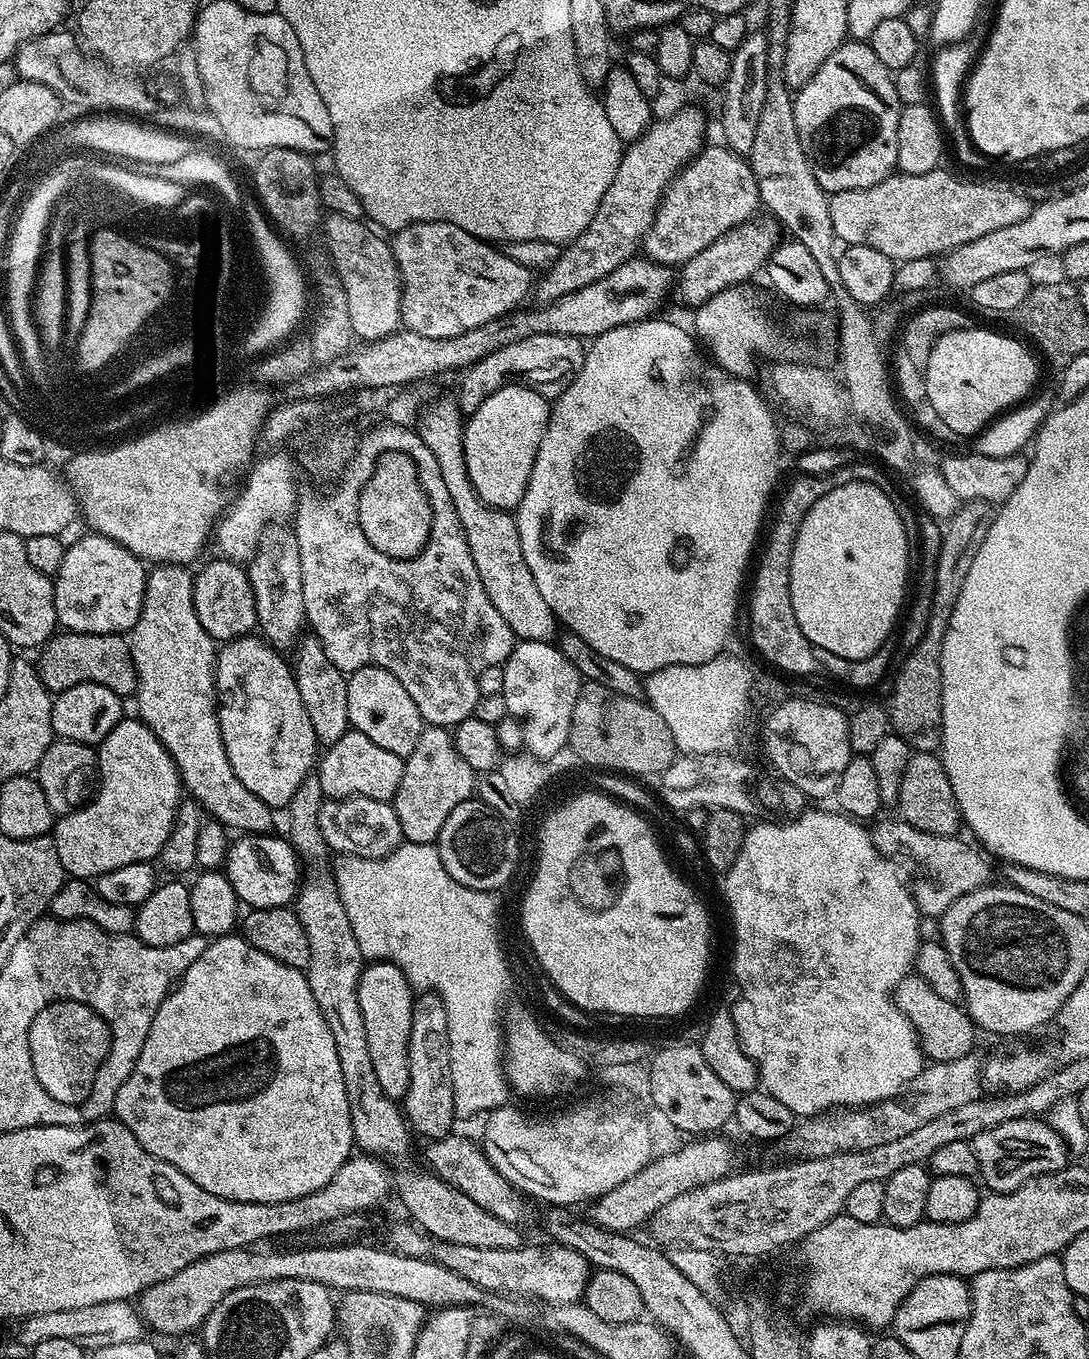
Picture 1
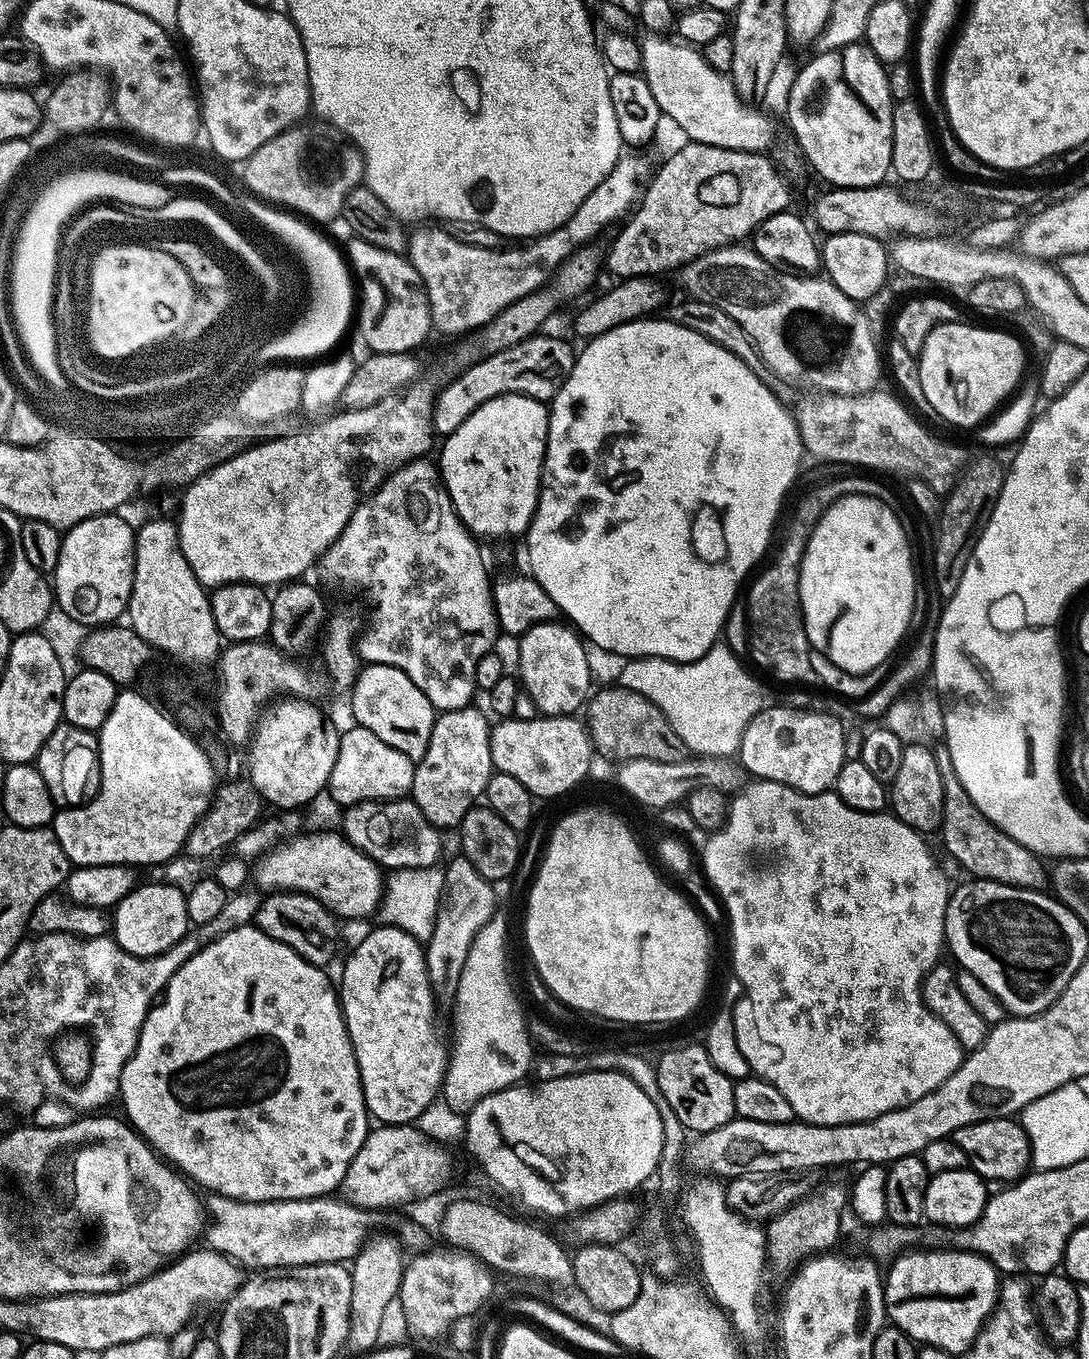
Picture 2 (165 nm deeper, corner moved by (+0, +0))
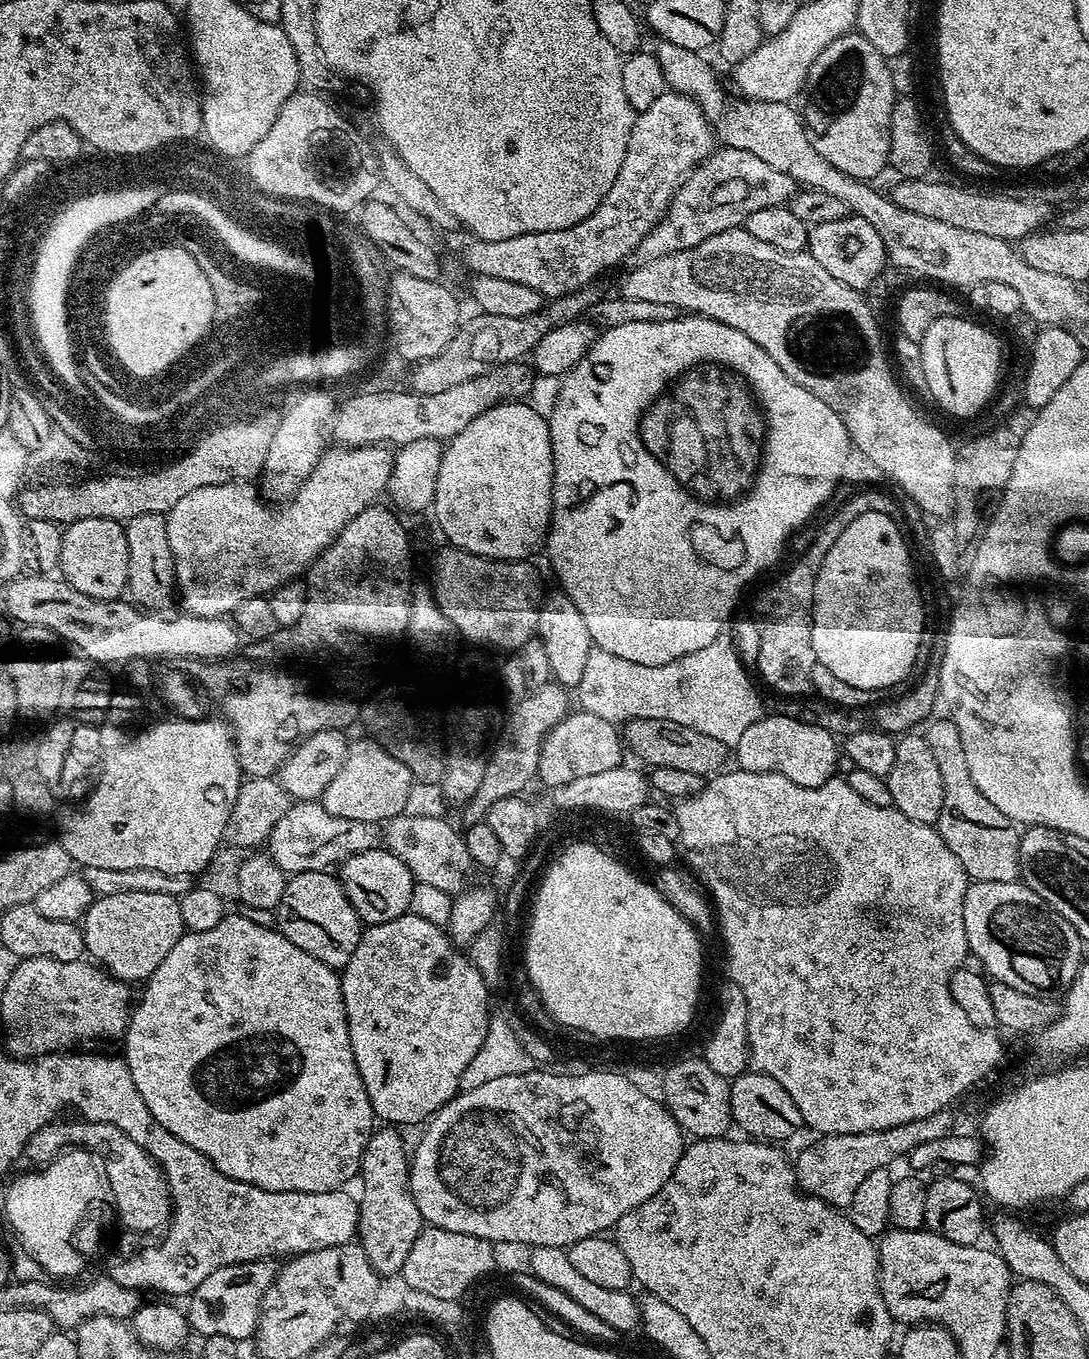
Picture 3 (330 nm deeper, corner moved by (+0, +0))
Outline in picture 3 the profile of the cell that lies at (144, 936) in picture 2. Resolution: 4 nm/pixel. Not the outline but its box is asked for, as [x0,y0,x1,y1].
[82,894,185,981]

